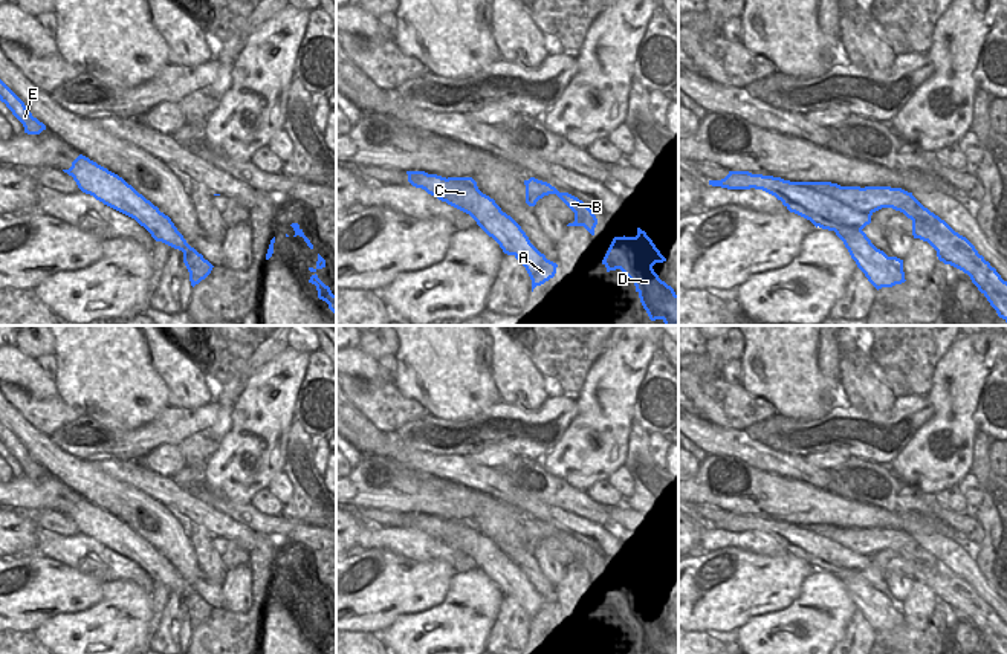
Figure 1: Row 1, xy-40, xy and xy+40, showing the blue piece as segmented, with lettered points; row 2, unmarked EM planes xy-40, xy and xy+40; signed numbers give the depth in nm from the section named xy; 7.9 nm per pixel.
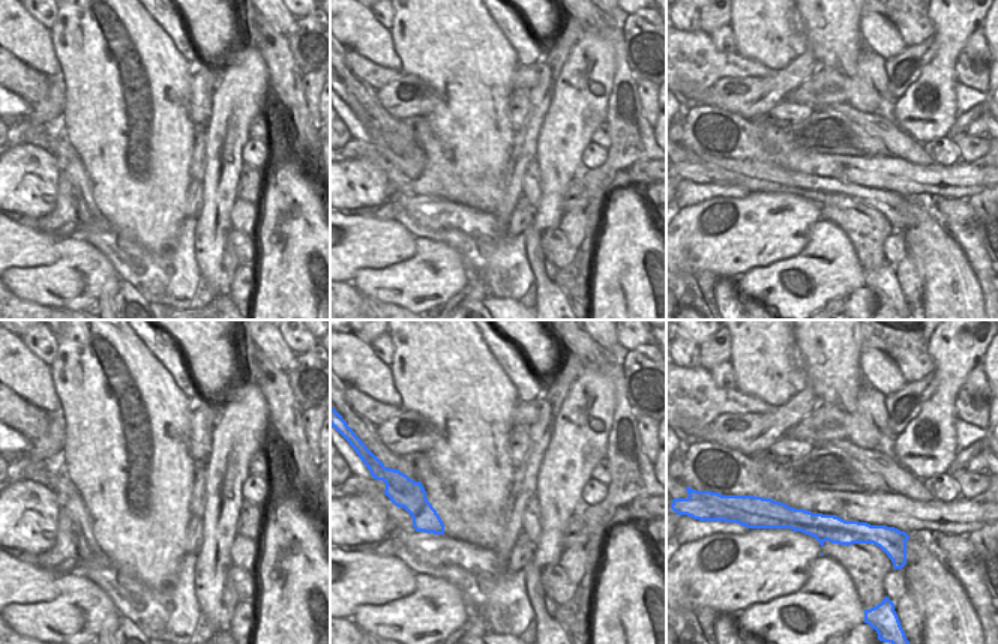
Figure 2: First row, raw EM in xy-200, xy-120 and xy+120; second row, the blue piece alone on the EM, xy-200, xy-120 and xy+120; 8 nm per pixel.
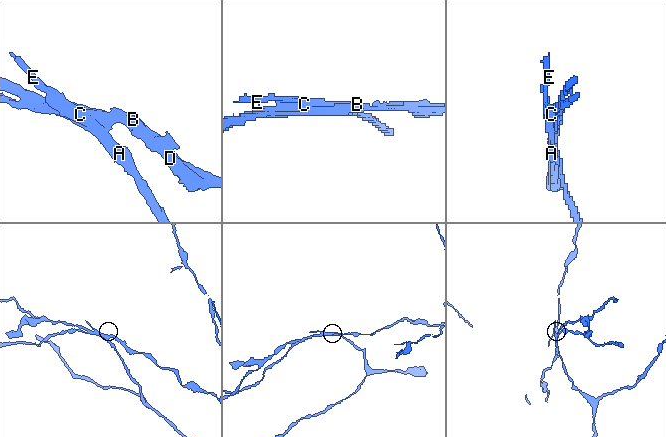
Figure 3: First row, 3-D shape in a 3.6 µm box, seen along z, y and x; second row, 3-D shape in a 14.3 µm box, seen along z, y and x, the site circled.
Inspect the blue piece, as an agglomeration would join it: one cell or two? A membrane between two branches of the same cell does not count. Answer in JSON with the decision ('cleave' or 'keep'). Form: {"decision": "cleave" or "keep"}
{"decision": "cleave"}

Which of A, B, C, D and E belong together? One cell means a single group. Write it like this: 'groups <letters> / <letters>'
groups A C E / B D

